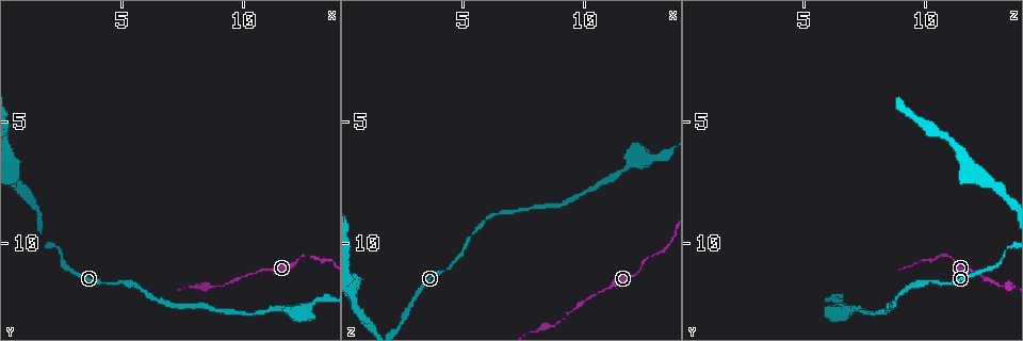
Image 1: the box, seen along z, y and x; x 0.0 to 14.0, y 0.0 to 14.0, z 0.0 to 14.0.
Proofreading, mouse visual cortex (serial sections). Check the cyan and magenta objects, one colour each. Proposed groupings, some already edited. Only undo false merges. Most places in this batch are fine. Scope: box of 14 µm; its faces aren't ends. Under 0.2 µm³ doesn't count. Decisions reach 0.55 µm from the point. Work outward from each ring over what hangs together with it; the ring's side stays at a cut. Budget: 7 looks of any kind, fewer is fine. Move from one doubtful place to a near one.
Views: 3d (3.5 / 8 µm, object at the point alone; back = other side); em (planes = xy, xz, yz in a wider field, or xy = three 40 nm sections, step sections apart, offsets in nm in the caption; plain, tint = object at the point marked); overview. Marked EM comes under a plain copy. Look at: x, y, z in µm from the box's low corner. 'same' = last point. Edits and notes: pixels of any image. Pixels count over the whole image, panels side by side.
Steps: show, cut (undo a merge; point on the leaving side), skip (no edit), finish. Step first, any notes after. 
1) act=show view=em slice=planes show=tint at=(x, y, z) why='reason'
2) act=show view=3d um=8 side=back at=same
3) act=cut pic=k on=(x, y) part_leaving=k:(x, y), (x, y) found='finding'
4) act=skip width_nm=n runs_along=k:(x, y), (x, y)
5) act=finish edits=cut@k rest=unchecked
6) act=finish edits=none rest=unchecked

act=show view=3d um=3.5 at=(2.5, 10.3, 13.4)

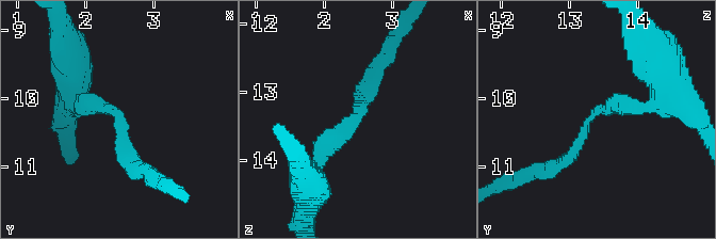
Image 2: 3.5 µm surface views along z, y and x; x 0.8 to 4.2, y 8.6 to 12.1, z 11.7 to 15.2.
act=show view=em slice=xy step=2 show=tint at=(2.45, 10.30, 13.30) why='now the EM'

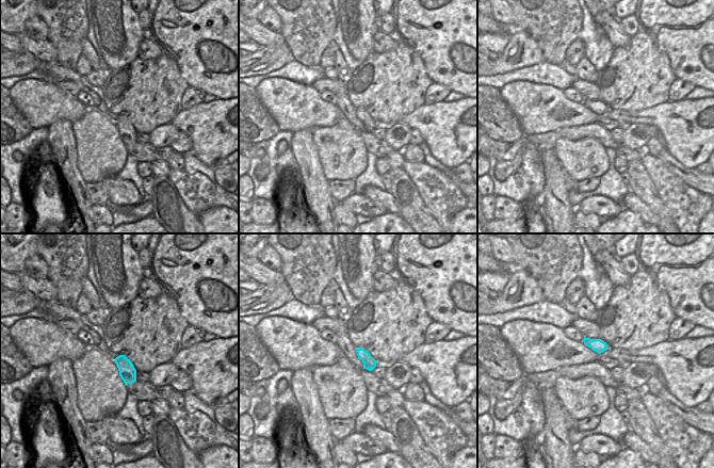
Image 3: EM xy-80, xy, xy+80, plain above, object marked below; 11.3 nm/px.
act=show view=em slice=planes show=tint at=same why='another direction'

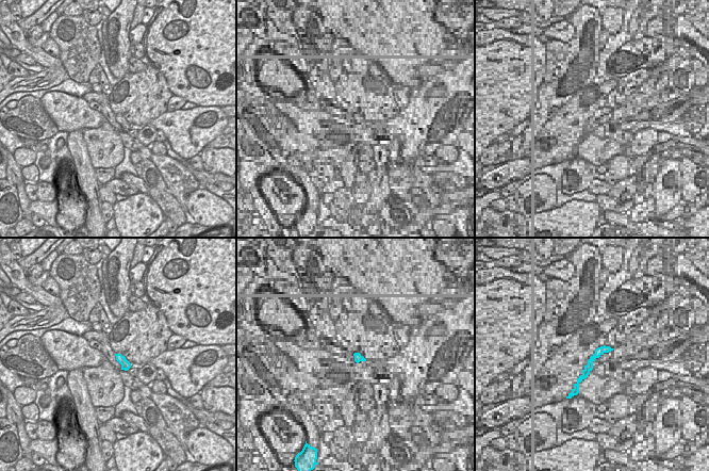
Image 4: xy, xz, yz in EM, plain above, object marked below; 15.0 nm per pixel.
act=skip arm_widths_nm=200,300 runs_along=2:(375, 74), (353, 121), (316, 159) found='one cell here'

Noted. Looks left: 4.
act=show view=3d um=8 at=(9.2, 11.8, 13.2) why='a narrow waist'

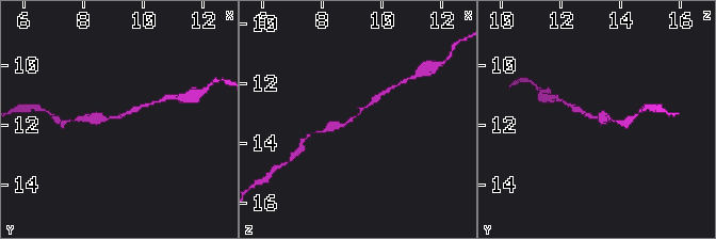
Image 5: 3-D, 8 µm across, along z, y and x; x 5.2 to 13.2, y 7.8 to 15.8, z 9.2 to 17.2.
act=show view=em slice=planes show=tint at=(9.1, 11.7, 13.1) arm_widths_nm=200,250 why='need the tissue'

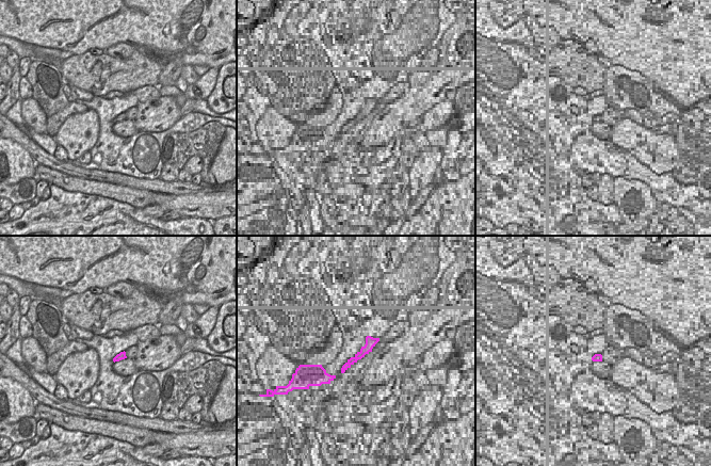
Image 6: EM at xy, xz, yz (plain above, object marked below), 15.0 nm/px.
act=skip runs_along=5:(377, 97), (343, 126), (327, 128) found='continuous, no second cell'

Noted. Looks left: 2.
act=show view=3d um=3.5 at=(11.9, 12.9, 6.8) why='abrupt turn'

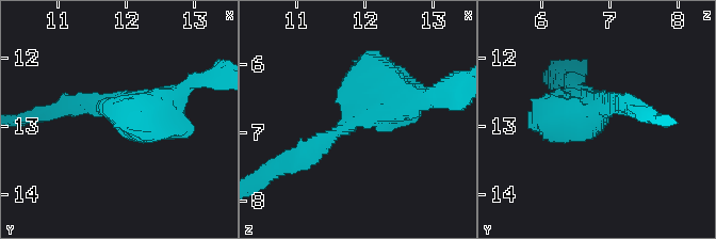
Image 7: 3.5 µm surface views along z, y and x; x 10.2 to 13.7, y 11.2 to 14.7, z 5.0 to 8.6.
act=show view=em slice=xy step=3 show=tint at=(11.95, 12.80, 6.70) why='shape alone is not enough'

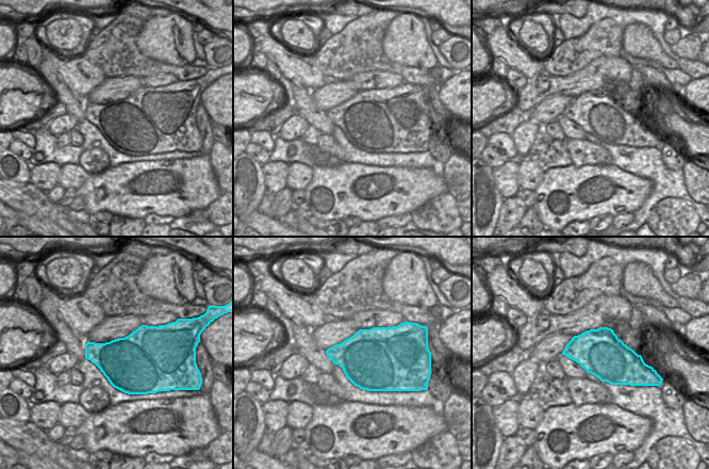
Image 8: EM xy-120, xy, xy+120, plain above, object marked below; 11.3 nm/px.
act=skip runs_along=7:(300, 156), (383, 98), (416, 101) found='all the same cell'

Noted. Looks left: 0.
act=finish edits=none rest=unchecked

